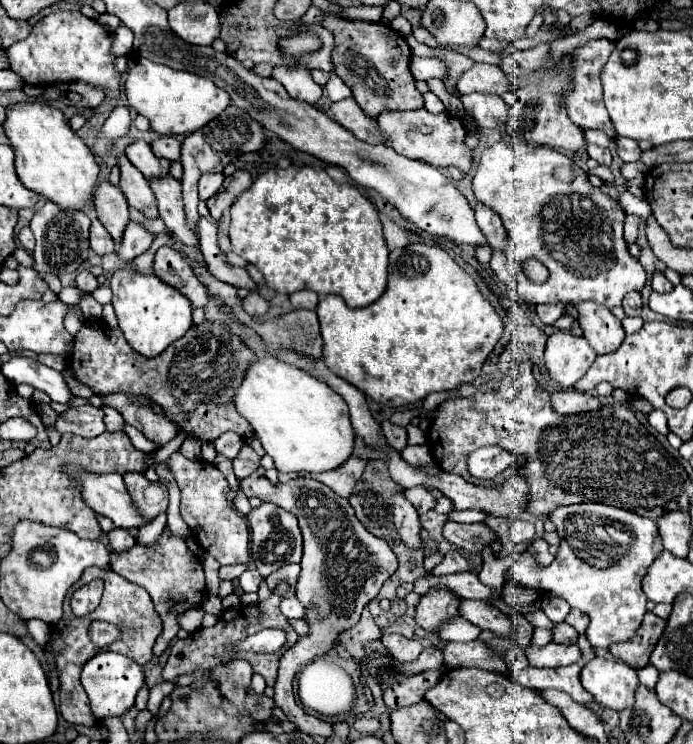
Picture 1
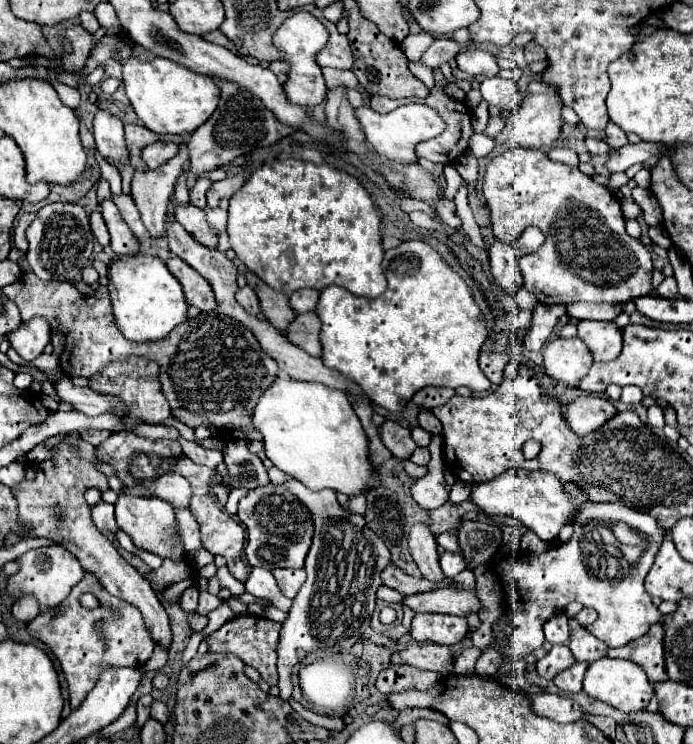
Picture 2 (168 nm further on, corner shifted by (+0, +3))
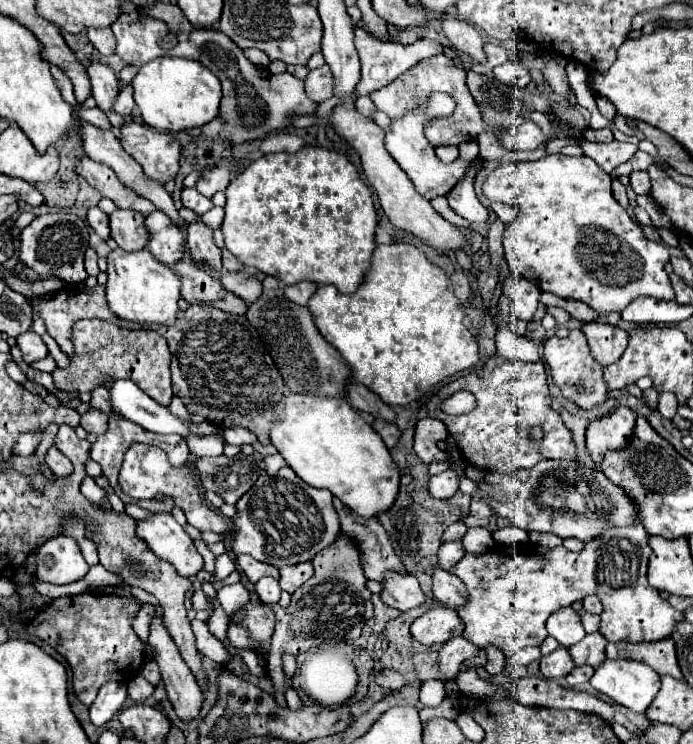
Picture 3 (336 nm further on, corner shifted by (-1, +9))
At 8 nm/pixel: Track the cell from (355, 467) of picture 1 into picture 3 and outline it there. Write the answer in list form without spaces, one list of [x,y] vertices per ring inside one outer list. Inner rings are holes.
[[[334,499],[334,509],[340,517],[342,533],[356,537],[356,545],[360,545],[362,569],[368,579],[382,581],[388,571],[406,571],[378,519],[362,519],[340,499]]]

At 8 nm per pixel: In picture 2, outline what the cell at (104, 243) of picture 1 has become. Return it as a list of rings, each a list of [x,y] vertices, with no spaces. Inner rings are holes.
[[[95,209],[91,213],[91,231],[93,231],[93,235],[95,235],[95,239],[99,241],[101,247],[107,247],[109,245],[109,231],[105,227],[105,221],[103,221],[99,209]]]

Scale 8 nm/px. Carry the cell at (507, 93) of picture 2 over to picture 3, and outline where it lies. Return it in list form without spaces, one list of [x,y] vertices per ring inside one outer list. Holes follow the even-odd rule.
[[[512,59],[494,67],[494,77],[502,83],[510,83],[510,85],[516,85],[516,87],[526,87],[530,83],[528,69],[520,63],[514,63]]]

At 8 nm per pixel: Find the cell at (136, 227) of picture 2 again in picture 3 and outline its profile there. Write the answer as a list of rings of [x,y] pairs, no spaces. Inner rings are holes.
[[[84,155],[82,159],[78,159],[74,171],[80,177],[84,177],[94,189],[98,189],[104,197],[112,199],[118,207],[130,207],[130,209],[140,211],[144,215],[154,211],[154,205],[148,199],[136,197],[128,189],[124,189],[122,183],[118,181],[118,177],[114,175],[114,171],[110,167],[106,167],[104,163],[96,163]]]

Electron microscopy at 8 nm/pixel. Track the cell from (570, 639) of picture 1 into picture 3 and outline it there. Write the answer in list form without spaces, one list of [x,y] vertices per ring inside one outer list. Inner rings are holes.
[[[590,633],[582,641],[574,643],[572,647],[568,647],[568,651],[570,651],[572,661],[574,661],[576,667],[590,665],[594,669],[598,665],[602,665],[602,661],[606,661],[604,649],[606,649],[606,639],[600,633]]]

